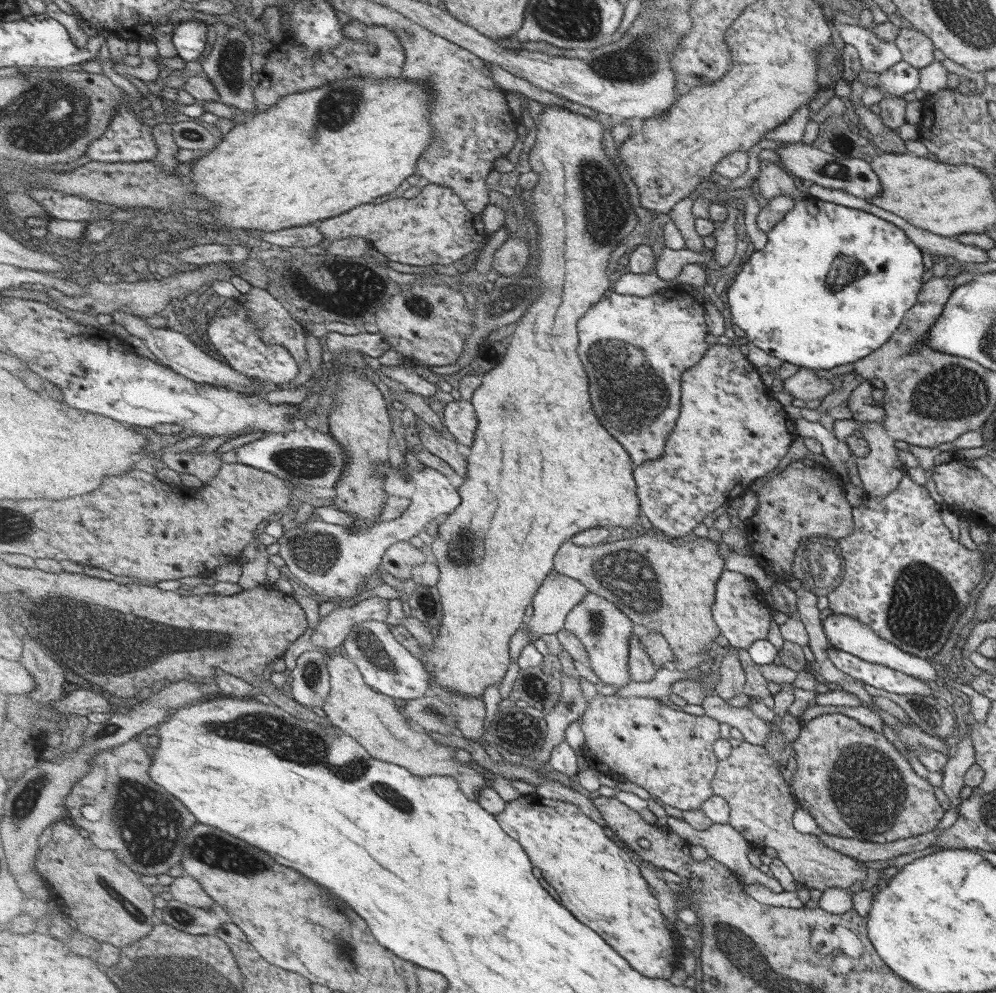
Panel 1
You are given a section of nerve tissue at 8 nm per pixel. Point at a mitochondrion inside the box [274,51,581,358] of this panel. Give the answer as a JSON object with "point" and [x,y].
{"point":[341,105]}

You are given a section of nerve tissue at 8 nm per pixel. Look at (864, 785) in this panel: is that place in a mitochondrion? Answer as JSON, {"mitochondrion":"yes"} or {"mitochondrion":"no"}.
{"mitochondrion":"yes"}

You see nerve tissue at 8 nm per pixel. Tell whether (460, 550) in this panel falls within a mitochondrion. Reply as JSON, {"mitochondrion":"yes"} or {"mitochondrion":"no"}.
{"mitochondrion":"yes"}

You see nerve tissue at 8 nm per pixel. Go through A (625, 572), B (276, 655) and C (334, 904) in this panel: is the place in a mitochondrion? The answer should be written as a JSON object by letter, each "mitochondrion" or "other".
{"A":"mitochondrion","B":"other","C":"mitochondrion"}

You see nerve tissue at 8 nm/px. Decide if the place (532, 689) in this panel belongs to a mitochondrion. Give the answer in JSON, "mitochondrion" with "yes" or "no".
{"mitochondrion":"yes"}

